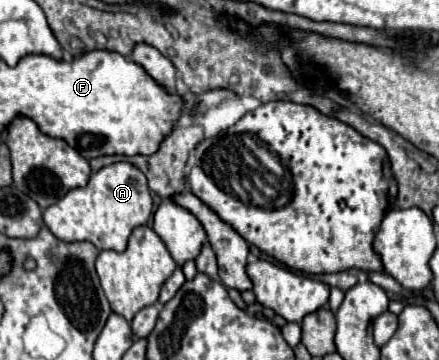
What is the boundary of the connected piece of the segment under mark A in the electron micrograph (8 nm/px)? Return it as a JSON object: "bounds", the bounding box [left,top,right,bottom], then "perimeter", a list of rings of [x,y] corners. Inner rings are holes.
{"bounds":[44,162,152,252],"perimeter":[[[130,162],[104,166],[90,176],[88,186],[70,190],[62,200],[44,210],[44,222],[54,236],[66,242],[92,242],[98,250],[124,252],[128,238],[136,226],[142,226],[152,216],[152,196],[146,176]]]}

